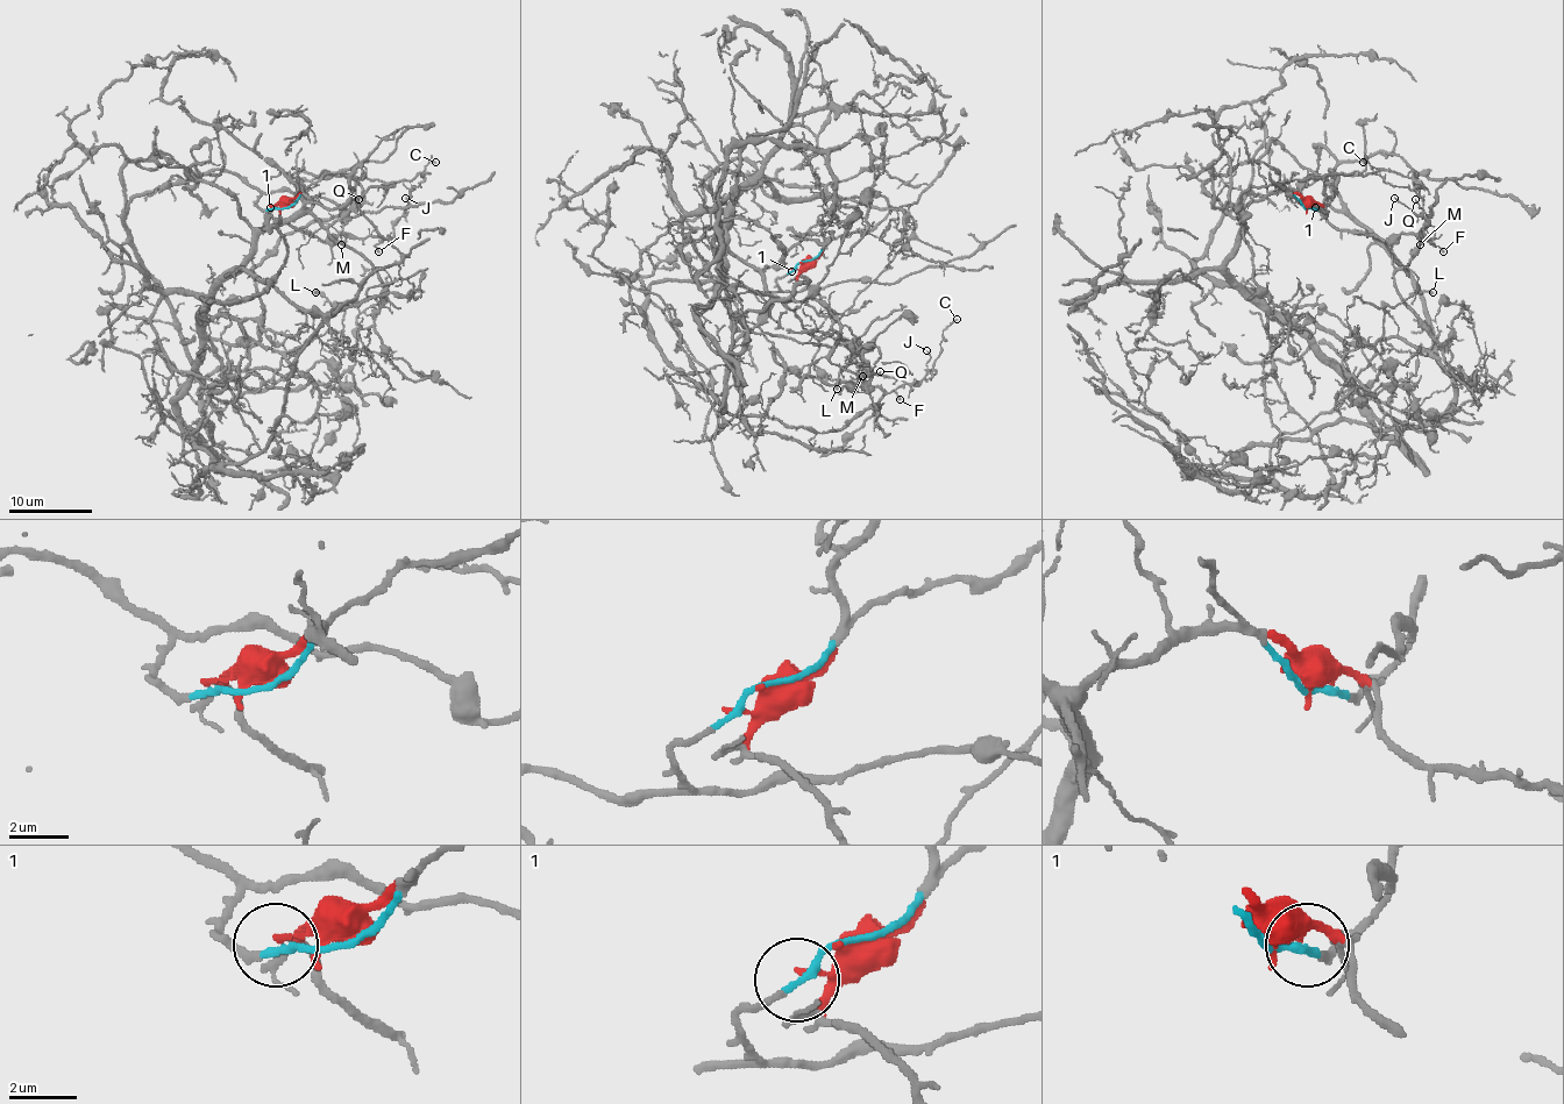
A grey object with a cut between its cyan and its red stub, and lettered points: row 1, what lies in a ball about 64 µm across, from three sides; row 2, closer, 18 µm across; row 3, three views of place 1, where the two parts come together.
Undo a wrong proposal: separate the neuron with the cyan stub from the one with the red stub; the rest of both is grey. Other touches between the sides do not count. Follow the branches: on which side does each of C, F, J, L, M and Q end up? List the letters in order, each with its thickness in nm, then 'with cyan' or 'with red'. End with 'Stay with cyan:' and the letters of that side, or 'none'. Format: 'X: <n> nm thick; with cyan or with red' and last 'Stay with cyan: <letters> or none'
C: 160 nm thick; with red
F: 150 nm thick; with red
J: 110 nm thick; with red
L: 190 nm thick; with cyan
M: 110 nm thick; with red
Q: 110 nm thick; with red
Stay with cyan: L

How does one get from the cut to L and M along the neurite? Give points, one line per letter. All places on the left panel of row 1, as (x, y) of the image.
L: (285, 207), (208, 170), (127, 209), (210, 428), (333, 310), (314, 293)
M: (285, 206), (277, 207), (298, 230), (322, 241), (333, 241), (343, 233), (341, 246)

